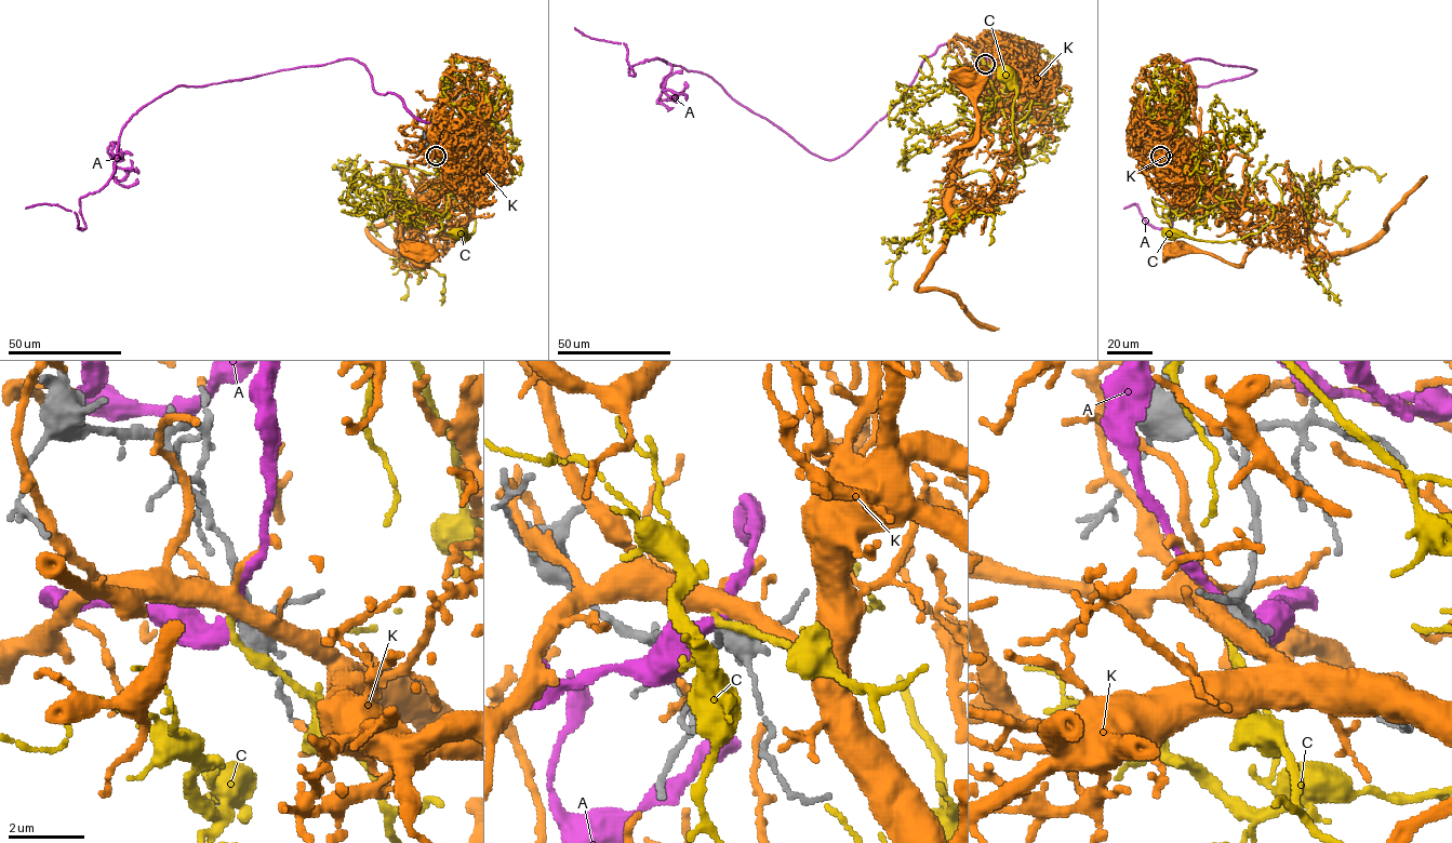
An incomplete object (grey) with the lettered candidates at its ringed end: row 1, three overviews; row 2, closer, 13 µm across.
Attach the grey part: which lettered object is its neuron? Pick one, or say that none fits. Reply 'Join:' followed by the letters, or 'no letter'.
Join: C

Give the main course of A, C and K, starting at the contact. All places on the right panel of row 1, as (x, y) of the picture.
A: (1160, 156), (1135, 116), (1142, 93), (1196, 58), (1256, 70), (1168, 103), (1155, 185), (1170, 228), (1123, 209)
C: (1161, 158), (1201, 190), (1278, 210), (1241, 239), (1170, 233)
K: (1160, 157), (1187, 165), (1220, 188), (1237, 195), (1247, 204)

